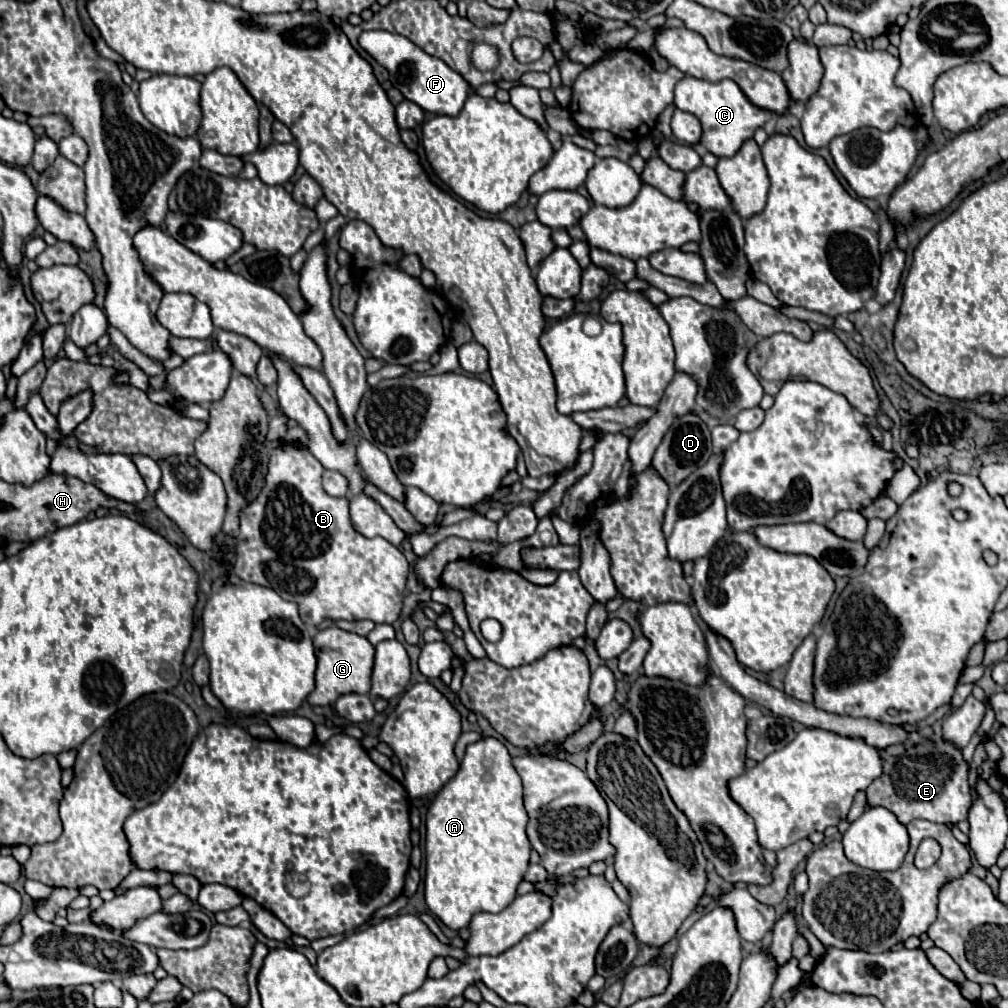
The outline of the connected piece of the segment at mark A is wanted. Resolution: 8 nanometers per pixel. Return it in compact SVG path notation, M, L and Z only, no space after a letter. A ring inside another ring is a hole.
M485 736L479 742L469 744L459 772L437 792L427 812L425 902L445 926L451 930L465 930L473 914L497 914L513 902L515 890L529 866L531 844L525 828L527 812L523 808L523 786L505 744L493 736Z

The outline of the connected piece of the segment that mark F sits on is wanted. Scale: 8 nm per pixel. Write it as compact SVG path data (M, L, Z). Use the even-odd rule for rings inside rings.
M385 30L363 32L359 36L361 48L371 54L387 72L389 82L397 88L409 102L415 102L425 112L439 114L439 116L457 116L469 96L469 84L463 80L461 74L451 70L443 60L429 56L411 40L401 34L391 34Z

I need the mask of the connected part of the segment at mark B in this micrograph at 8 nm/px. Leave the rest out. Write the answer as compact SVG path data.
M283 442L279 448L271 450L267 484L257 500L241 512L241 526L237 534L237 560L233 564L233 572L245 582L269 586L285 600L297 602L299 614L305 624L317 626L323 620L355 622L361 618L373 618L377 624L383 624L389 618L397 618L401 612L401 594L405 590L405 580L409 572L405 556L385 538L365 538L355 532L349 520L347 498L333 498L325 494L321 486L321 474L323 466L303 446Z

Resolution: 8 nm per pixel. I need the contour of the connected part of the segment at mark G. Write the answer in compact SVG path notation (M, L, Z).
M329 626L325 630L319 630L313 638L315 644L315 654L317 654L317 686L309 694L307 702L311 706L327 706L333 704L339 696L355 692L355 694L367 694L371 688L371 668L373 668L373 654L375 648L369 644L367 638L345 632L337 626Z

